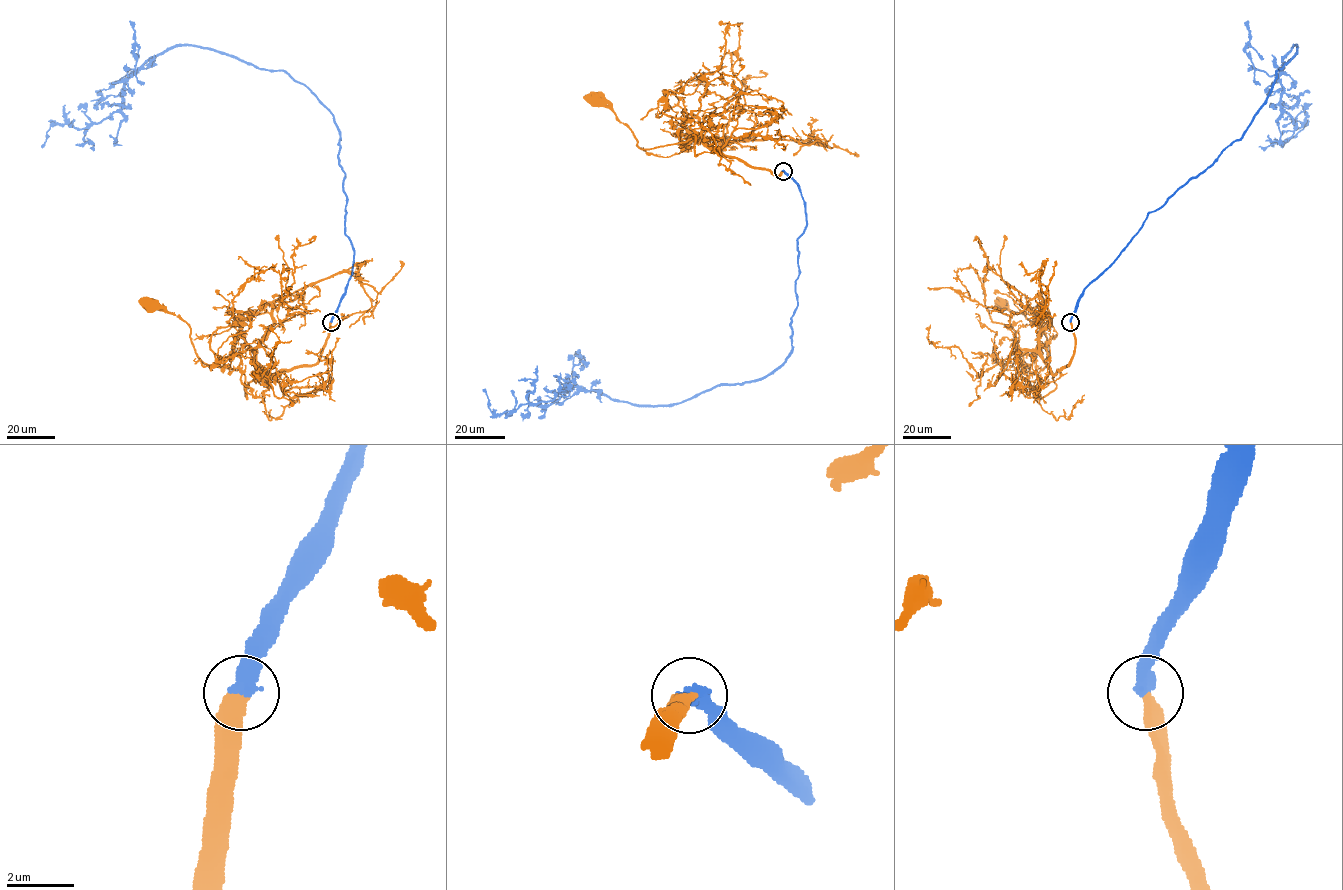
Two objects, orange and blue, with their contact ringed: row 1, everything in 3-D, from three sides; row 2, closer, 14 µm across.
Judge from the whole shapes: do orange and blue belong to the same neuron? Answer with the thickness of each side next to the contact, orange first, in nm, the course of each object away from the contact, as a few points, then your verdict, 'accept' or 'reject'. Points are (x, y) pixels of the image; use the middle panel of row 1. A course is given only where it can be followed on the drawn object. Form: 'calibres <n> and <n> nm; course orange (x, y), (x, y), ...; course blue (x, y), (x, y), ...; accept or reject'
calibres 420 and 440 nm; course orange (783, 171), (775, 175), (715, 152), (696, 156), (693, 135), (671, 145), (640, 148), (631, 130), (591, 97); course blue (783, 171), (806, 227), (791, 350), (771, 373), (668, 405), (573, 387), (493, 414), (483, 389); accept

